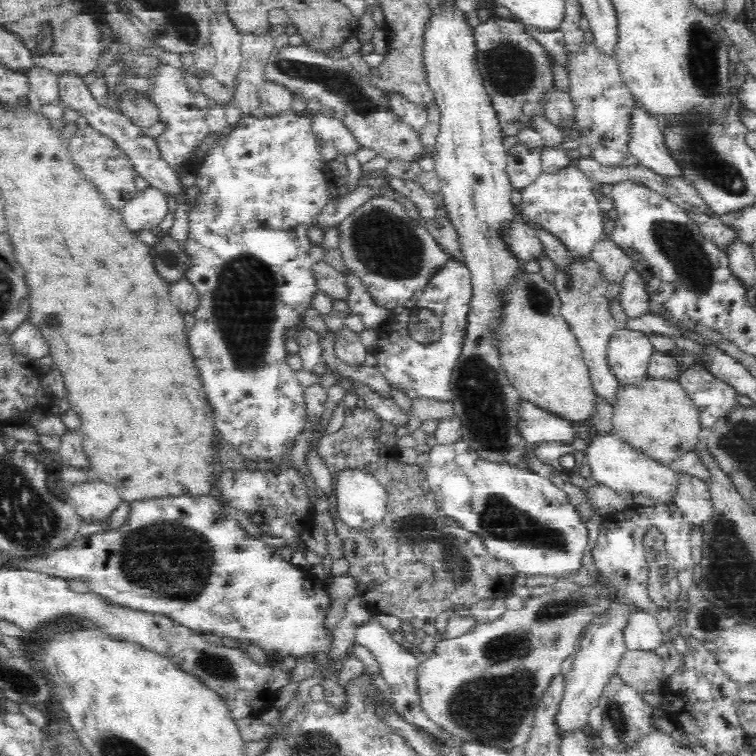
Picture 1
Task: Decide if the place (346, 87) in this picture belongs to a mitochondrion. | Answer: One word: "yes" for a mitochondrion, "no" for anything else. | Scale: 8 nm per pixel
yes

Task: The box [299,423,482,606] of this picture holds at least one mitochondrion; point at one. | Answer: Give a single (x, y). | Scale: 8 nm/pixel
(456, 564)

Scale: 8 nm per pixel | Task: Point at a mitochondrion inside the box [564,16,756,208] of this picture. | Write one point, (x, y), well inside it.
(695, 148)

